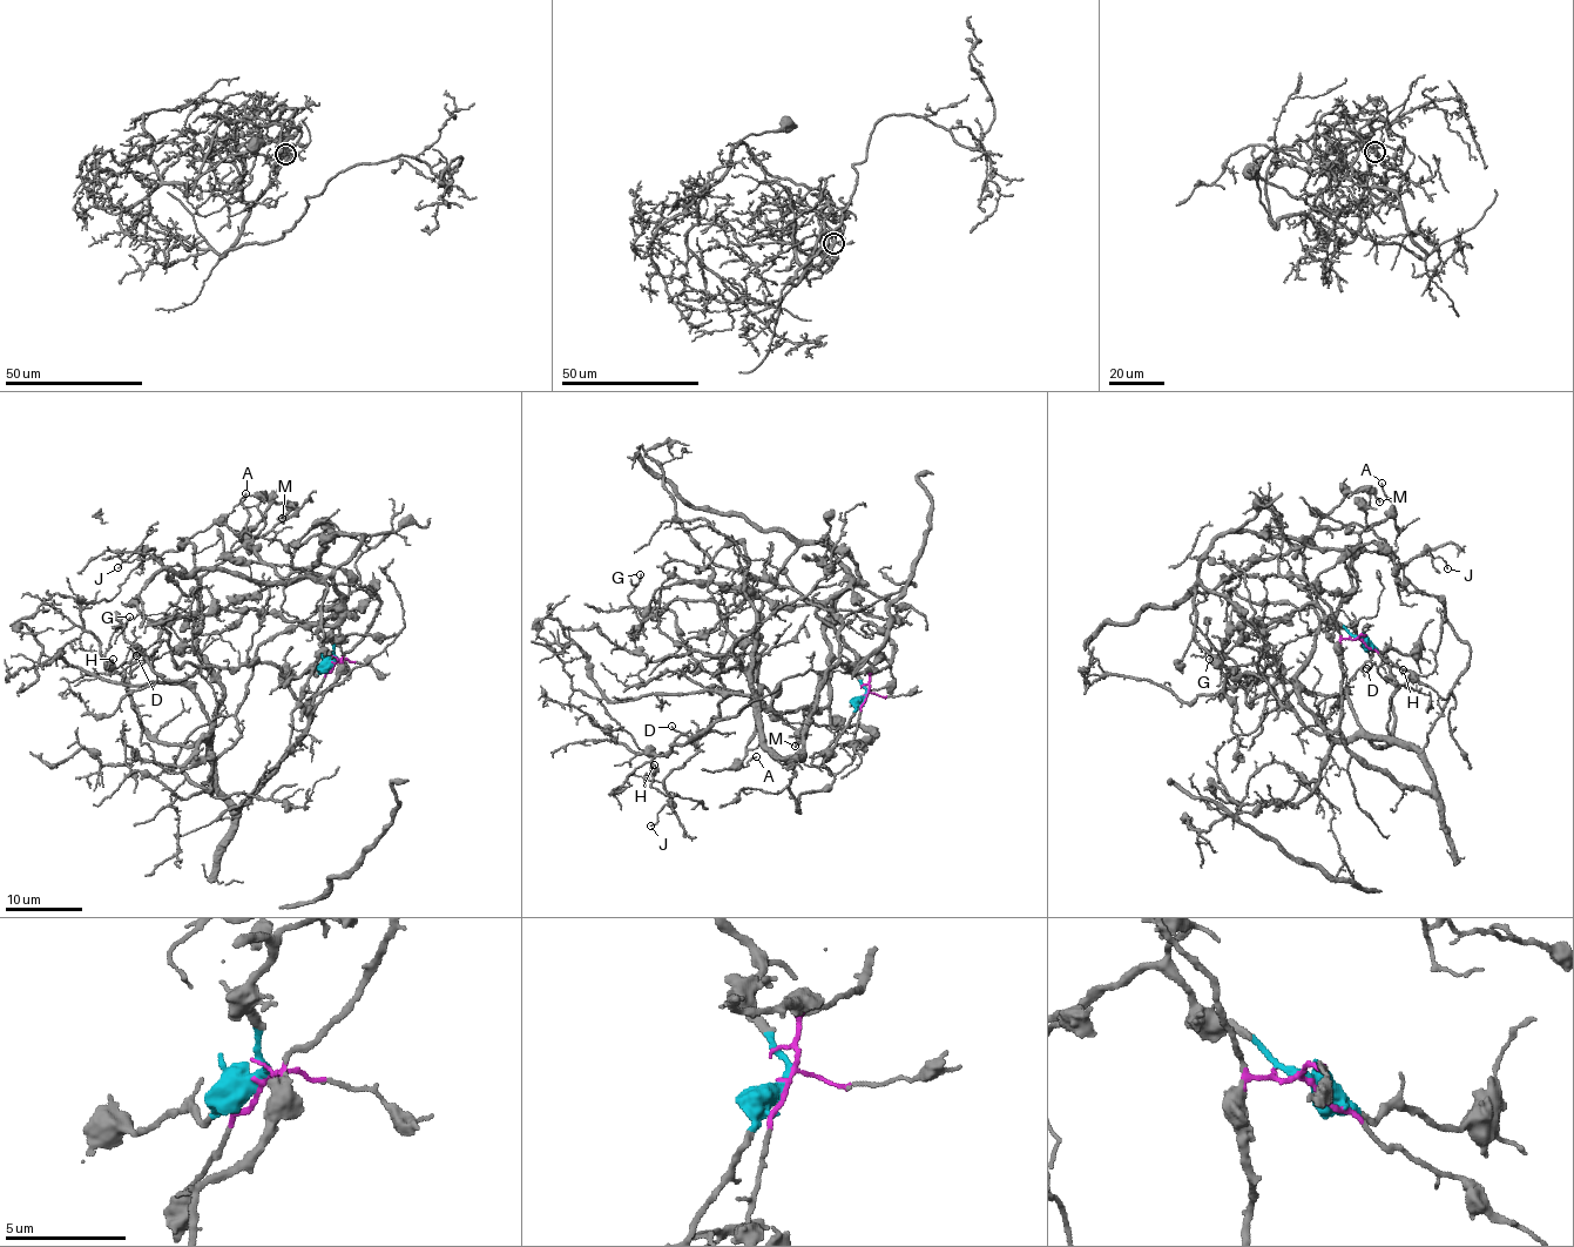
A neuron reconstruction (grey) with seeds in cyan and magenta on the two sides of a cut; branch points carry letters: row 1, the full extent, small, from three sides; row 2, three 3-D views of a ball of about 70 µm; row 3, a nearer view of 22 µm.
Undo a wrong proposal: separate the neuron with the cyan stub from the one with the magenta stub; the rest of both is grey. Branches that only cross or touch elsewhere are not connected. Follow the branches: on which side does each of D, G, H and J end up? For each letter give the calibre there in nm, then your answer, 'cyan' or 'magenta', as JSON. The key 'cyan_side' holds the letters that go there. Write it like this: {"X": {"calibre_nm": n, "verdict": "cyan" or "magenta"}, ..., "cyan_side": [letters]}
{"D": {"calibre_nm": 110, "verdict": "magenta"}, "G": {"calibre_nm": 120, "verdict": "magenta"}, "H": {"calibre_nm": 110, "verdict": "magenta"}, "J": {"calibre_nm": 90, "verdict": "magenta"}, "cyan_side": []}

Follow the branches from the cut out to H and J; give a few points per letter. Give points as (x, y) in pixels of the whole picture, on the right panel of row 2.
H: (1360, 640), (1341, 642), (1339, 734), (1431, 789), (1409, 747), (1369, 741), (1392, 739), (1402, 669)
J: (1360, 640), (1341, 642), (1339, 734), (1431, 789), (1409, 747), (1335, 737), (1297, 675), (1355, 547), (1447, 568)

